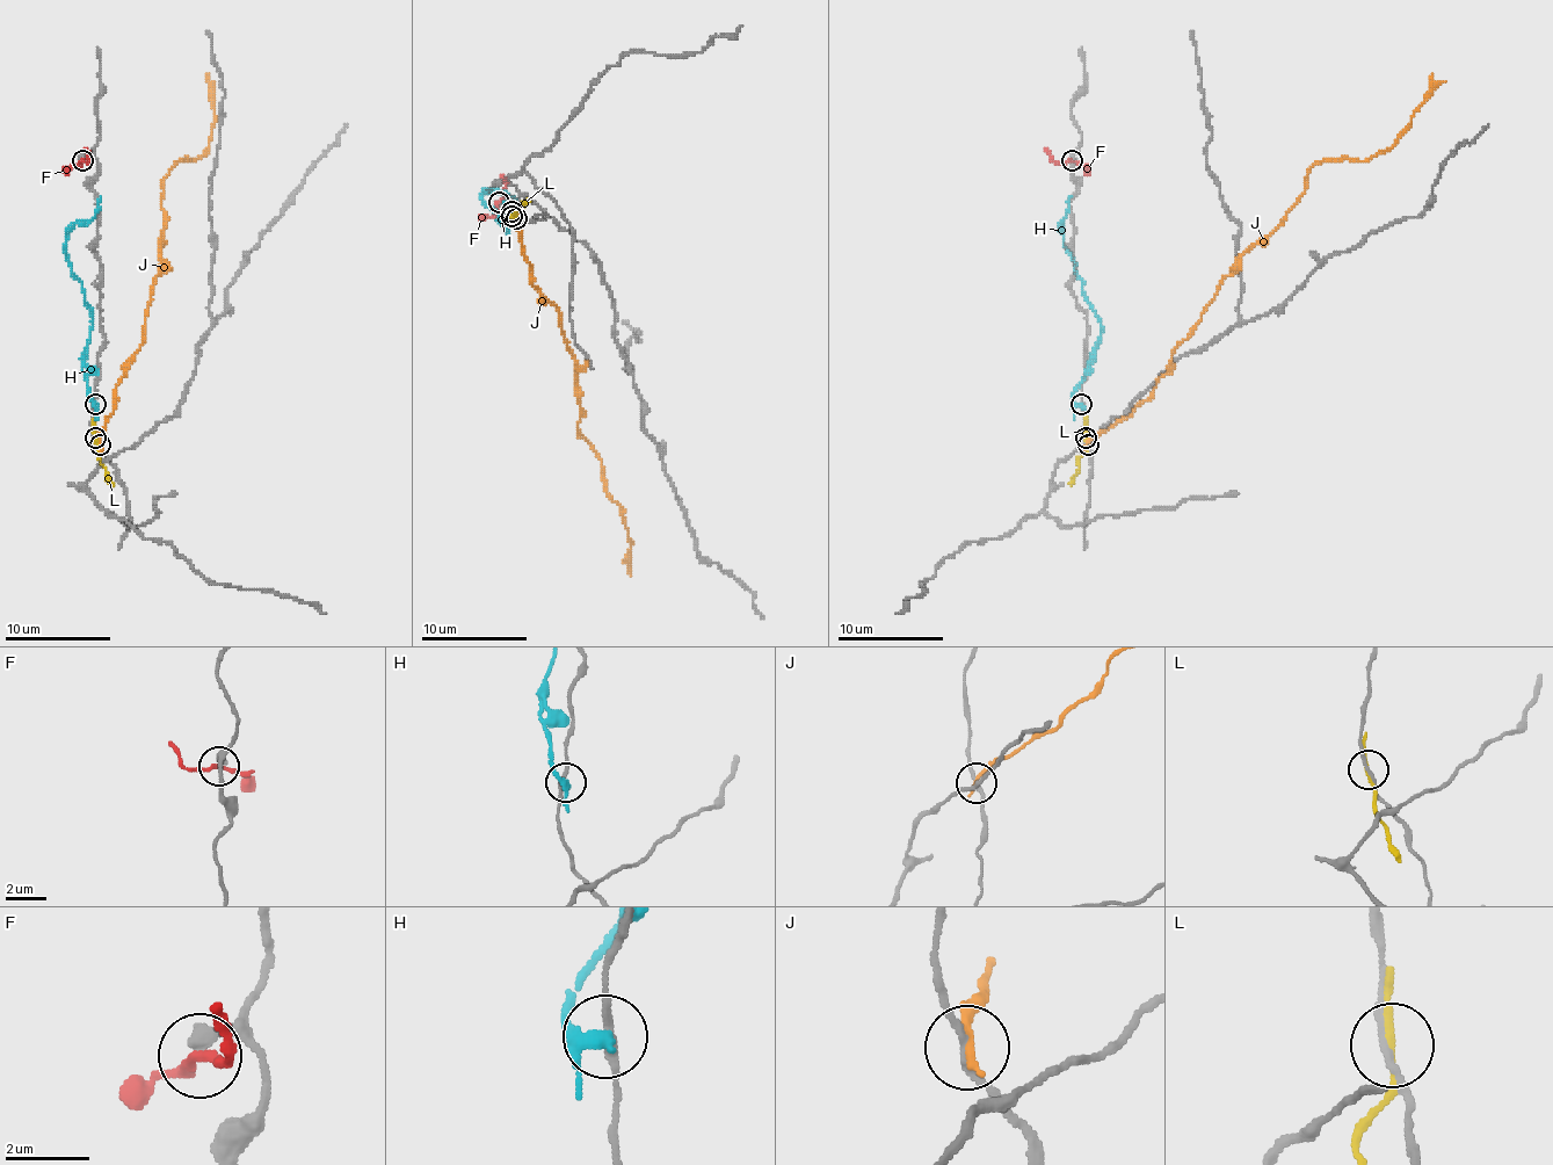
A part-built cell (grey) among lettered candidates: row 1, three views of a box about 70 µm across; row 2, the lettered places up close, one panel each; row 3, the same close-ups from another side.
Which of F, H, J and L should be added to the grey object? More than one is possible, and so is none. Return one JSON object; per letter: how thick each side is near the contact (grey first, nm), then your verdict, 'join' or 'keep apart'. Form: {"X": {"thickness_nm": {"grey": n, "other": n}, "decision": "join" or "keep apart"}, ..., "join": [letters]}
{"F": {"thickness_nm": {"grey": 380, "other": 190}, "decision": "keep apart"}, "H": {"thickness_nm": {"grey": 200, "other": 260}, "decision": "keep apart"}, "J": {"thickness_nm": {"grey": 180, "other": 240}, "decision": "keep apart"}, "L": {"thickness_nm": {"grey": 160, "other": 180}, "decision": "keep apart"}, "join": []}

